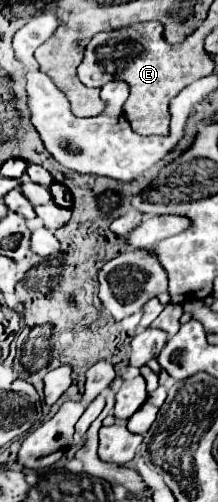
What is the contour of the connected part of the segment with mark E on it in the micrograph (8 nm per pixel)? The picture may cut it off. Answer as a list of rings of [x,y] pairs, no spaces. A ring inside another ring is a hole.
[[[147,21],[147,23],[137,23],[125,29],[117,29],[117,31],[97,33],[85,47],[85,55],[79,65],[79,79],[87,87],[101,87],[103,83],[109,83],[115,79],[125,81],[131,89],[131,95],[125,103],[125,117],[131,129],[139,135],[165,135],[169,131],[167,107],[169,107],[169,101],[173,99],[173,45],[165,41],[161,23]]]

